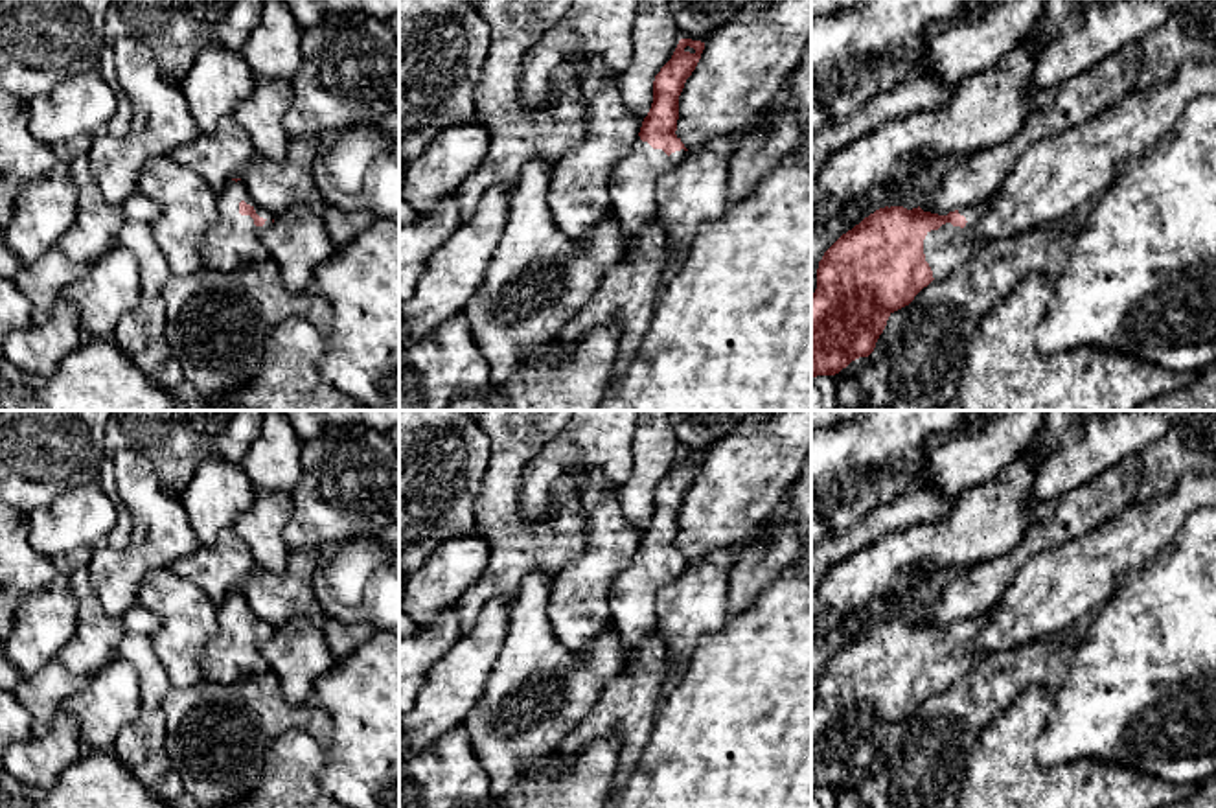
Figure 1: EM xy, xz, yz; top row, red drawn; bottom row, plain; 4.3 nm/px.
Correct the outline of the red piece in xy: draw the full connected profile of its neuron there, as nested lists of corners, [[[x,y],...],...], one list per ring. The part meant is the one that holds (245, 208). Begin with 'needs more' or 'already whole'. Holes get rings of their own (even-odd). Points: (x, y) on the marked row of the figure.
needs more; [[[232,179],[217,195],[217,219],[204,232],[202,267],[234,272],[269,260],[261,232],[272,223],[274,215],[254,202],[245,182]]]

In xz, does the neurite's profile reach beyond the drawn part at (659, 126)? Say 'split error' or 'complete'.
split error

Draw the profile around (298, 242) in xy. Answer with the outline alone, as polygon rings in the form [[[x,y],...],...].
[[[307,204],[274,217],[274,223],[261,232],[261,243],[289,291],[313,289],[316,267],[337,250],[322,217]]]

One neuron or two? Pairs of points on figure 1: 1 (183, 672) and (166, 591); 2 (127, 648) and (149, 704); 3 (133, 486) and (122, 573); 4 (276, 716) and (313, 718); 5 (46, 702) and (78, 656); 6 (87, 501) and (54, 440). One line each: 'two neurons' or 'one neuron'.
1: one neuron
2: one neuron
3: one neuron
4: one neuron
5: two neurons
6: two neurons

